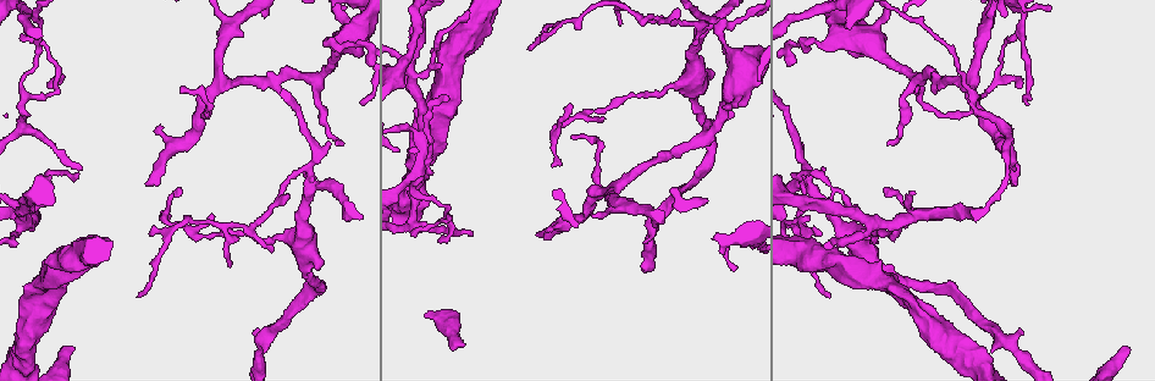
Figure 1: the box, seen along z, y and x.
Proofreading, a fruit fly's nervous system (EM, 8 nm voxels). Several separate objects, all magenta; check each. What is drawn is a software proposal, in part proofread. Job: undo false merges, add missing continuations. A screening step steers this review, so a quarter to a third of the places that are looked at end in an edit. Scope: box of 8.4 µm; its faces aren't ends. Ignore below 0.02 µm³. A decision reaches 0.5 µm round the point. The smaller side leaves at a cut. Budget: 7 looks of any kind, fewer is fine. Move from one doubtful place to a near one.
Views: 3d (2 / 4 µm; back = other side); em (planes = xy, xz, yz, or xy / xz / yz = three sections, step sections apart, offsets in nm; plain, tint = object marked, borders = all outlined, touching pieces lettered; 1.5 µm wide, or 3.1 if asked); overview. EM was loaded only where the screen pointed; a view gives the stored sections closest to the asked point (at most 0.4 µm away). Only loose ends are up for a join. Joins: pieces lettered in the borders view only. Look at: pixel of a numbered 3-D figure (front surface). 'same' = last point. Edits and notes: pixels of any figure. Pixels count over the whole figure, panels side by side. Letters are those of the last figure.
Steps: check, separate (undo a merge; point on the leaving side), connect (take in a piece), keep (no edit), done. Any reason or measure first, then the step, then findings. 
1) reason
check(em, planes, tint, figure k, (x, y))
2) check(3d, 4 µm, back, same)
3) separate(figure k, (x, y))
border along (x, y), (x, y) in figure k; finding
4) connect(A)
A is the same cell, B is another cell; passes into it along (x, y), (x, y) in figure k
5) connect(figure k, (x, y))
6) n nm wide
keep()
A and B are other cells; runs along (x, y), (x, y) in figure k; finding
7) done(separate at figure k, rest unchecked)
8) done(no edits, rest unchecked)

end of a long branch
check(3d, 2 µm, figure 1, (74, 347))

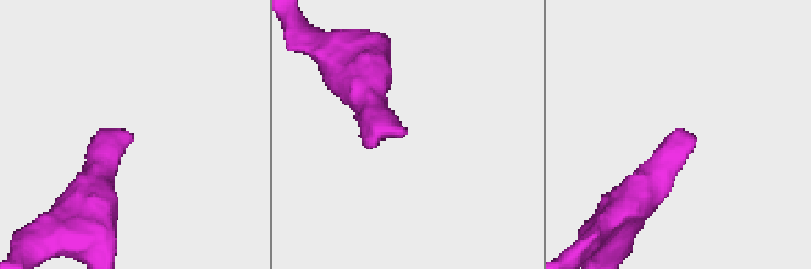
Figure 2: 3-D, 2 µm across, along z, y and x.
now the EM
check(em, planes, borders, figure 2, (404, 132))

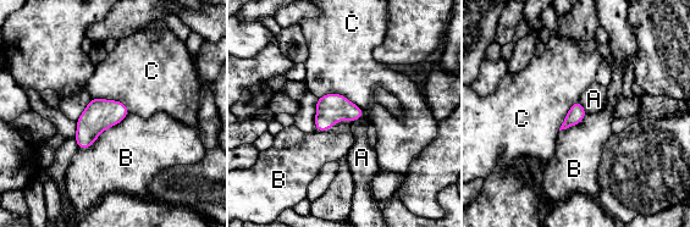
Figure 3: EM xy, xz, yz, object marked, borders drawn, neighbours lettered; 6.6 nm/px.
B touches over 420 nm
connect(A)
A is the same cell, B and C are other cells; the cell continues

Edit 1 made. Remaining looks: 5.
check(em, planes, borders, figure 1, (146, 184))

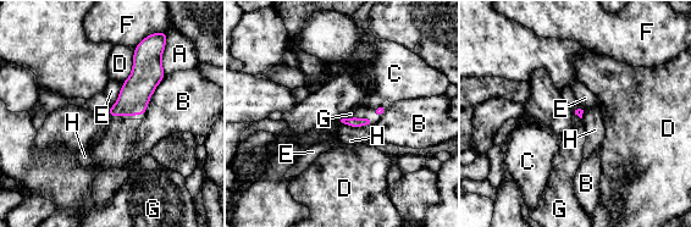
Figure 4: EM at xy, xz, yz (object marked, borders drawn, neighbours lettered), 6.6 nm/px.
connect(G)
G is the same cell, A, B, C, D, E, F and H are other cells; passes into it along (136, 92), (114, 115), (115, 148) in figure 4; it goes on there

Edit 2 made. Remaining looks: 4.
see it whole again
check(overview)

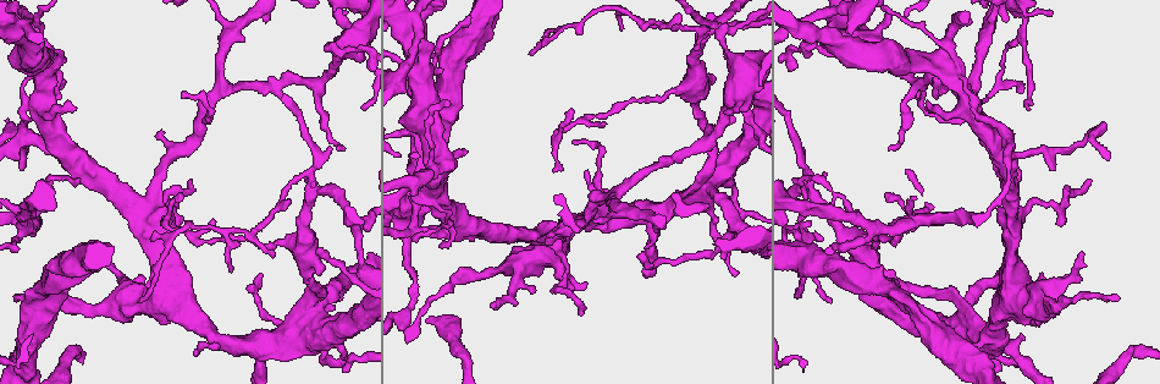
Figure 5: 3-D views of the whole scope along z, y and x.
abrupt turn
check(em, planes, borders, figure 5, (702, 38))

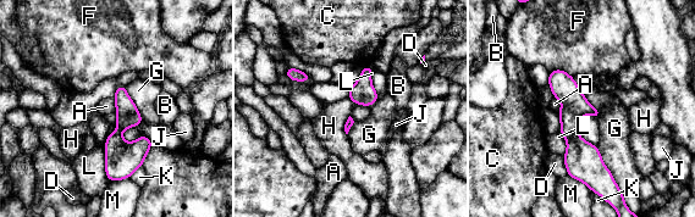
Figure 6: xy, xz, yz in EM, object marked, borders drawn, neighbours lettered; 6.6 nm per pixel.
keep()
A, B, C, D, F, G, H, J, K, L and M are other cells; continuous, no second cell

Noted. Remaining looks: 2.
done(connect at figure 3, connect at figure 4, rest unchecked)

